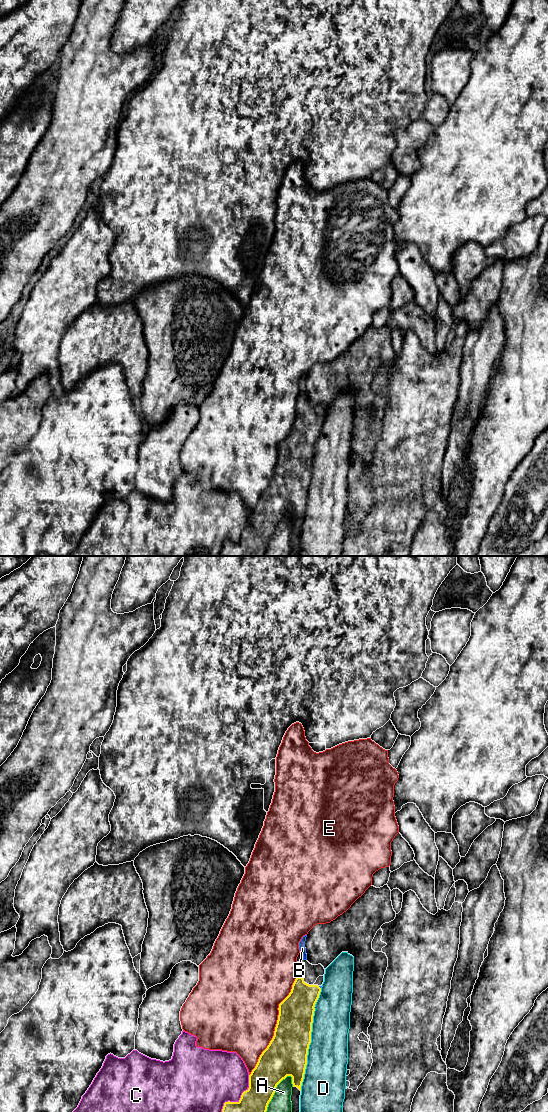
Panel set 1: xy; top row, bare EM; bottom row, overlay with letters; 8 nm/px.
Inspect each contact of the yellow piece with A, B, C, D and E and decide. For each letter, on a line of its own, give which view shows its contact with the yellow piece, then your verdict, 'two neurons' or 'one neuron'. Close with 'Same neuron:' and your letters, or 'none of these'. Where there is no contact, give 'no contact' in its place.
A: xy | two neurons
B: xy | one neuron
C: xy | two neurons
D: xy | two neurons
E: xy | two neurons
Same neuron: B

